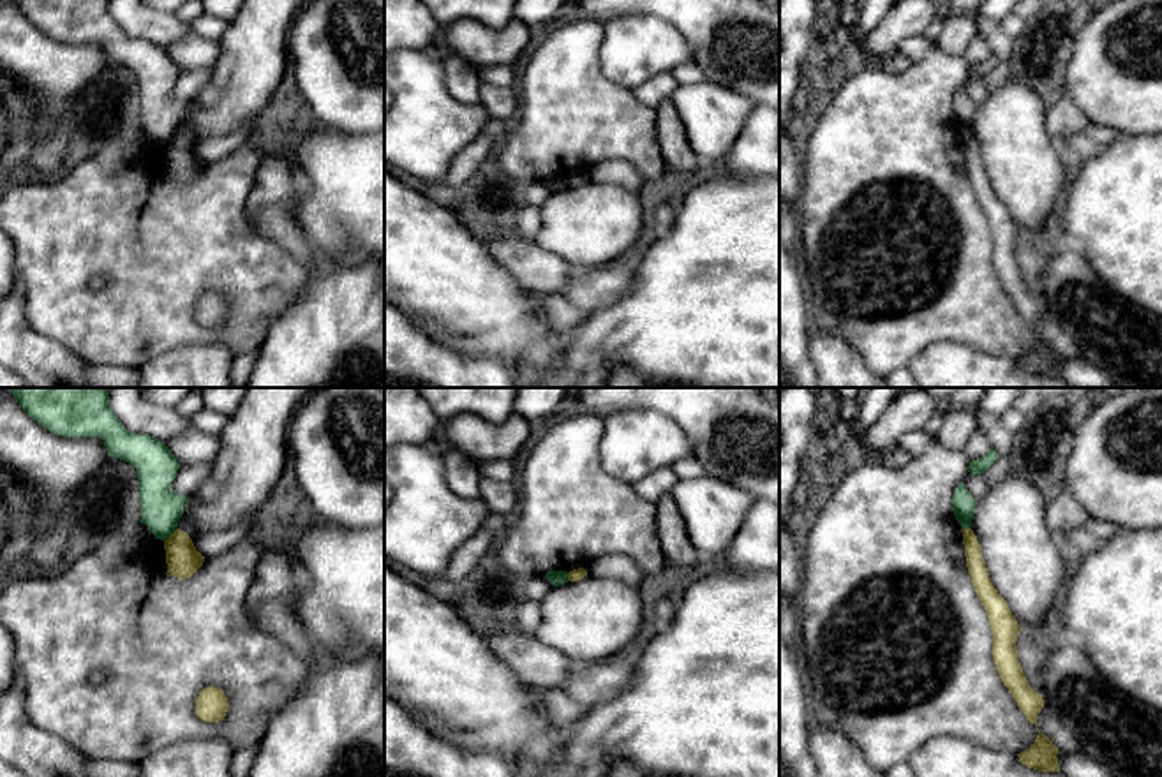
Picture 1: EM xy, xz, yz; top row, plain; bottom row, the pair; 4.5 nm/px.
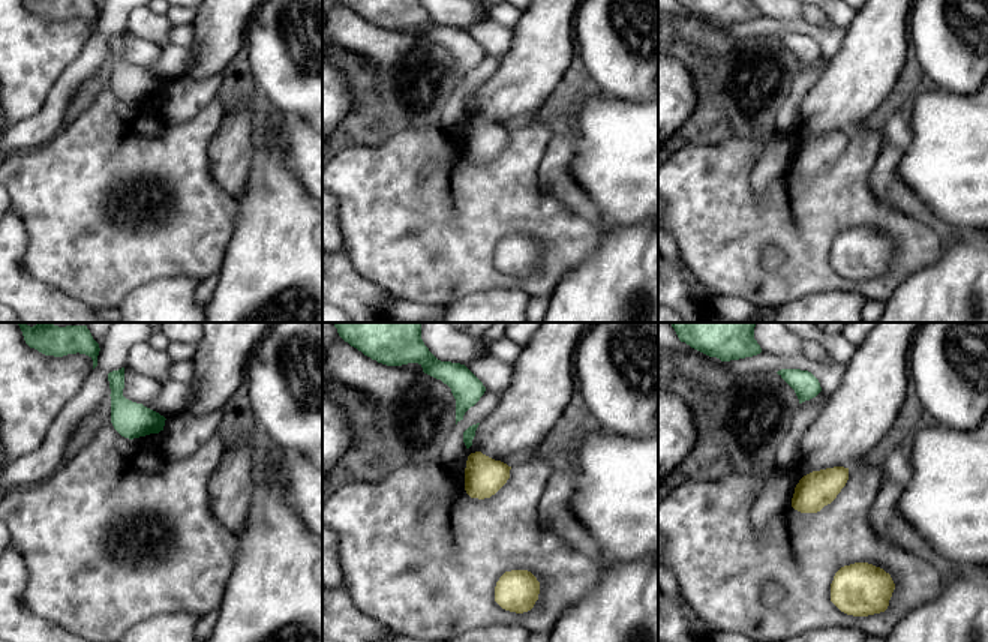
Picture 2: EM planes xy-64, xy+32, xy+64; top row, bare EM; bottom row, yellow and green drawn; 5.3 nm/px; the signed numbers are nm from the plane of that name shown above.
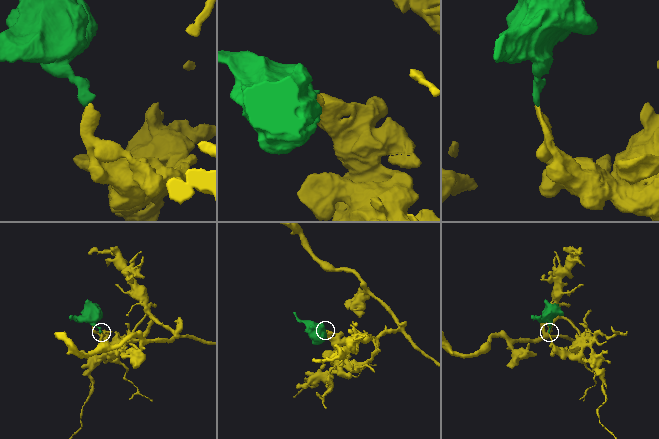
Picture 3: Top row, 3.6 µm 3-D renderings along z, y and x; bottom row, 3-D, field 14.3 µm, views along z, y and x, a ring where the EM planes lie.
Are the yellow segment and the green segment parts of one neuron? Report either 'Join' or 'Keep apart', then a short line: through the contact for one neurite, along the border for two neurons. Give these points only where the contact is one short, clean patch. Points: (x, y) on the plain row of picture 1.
Keep apart. Line: xy (177, 134), (164, 147)

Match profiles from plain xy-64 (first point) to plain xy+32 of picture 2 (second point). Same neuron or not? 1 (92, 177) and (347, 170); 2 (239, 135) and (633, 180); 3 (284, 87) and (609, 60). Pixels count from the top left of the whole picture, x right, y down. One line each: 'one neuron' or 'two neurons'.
1: one neuron
2: two neurons
3: one neuron

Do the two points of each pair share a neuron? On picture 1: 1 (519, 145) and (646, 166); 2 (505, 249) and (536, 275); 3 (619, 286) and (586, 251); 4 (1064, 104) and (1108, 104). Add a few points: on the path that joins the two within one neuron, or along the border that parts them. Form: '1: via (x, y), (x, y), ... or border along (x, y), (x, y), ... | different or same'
1: via (551, 145), (614, 145) | same
2: via (512, 252), (529, 268) | same
3: border along (602, 265), (575, 268) | different
4: border along (1065, 92), (1090, 122) | different

